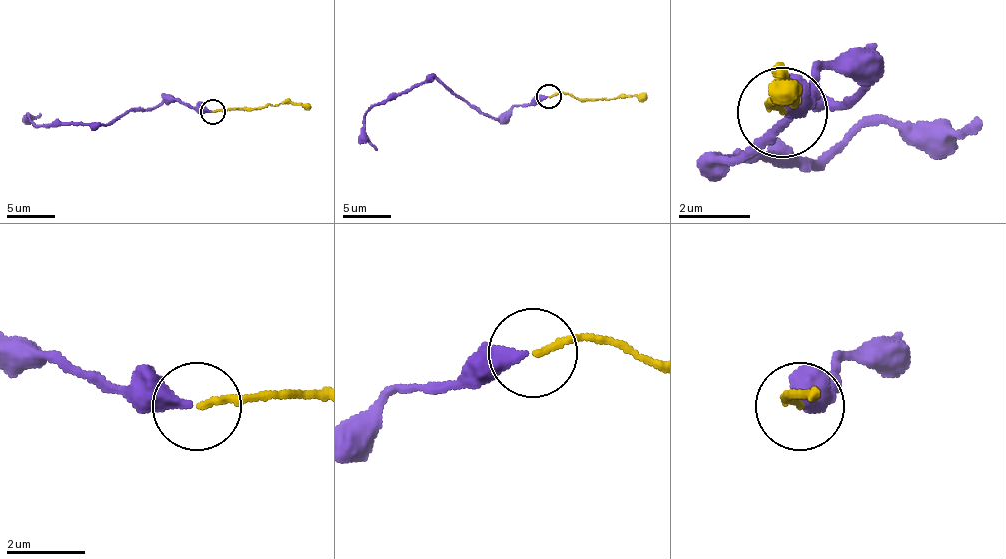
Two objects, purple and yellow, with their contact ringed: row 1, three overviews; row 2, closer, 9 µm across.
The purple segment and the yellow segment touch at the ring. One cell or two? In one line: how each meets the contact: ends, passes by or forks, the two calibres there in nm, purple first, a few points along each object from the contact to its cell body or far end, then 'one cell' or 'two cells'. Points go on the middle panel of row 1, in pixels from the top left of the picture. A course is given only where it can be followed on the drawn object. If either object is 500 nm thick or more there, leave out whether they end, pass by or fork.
purple ends; yellow ends; calibres 360 and 150 nm; course purple (547, 97), (535, 97), (493, 119), (440, 82), (423, 80), (377, 102), (365, 114), (365, 138), (377, 150); course yellow (549, 97), (568, 92), (581, 99), (634, 95), (646, 99); one cell

